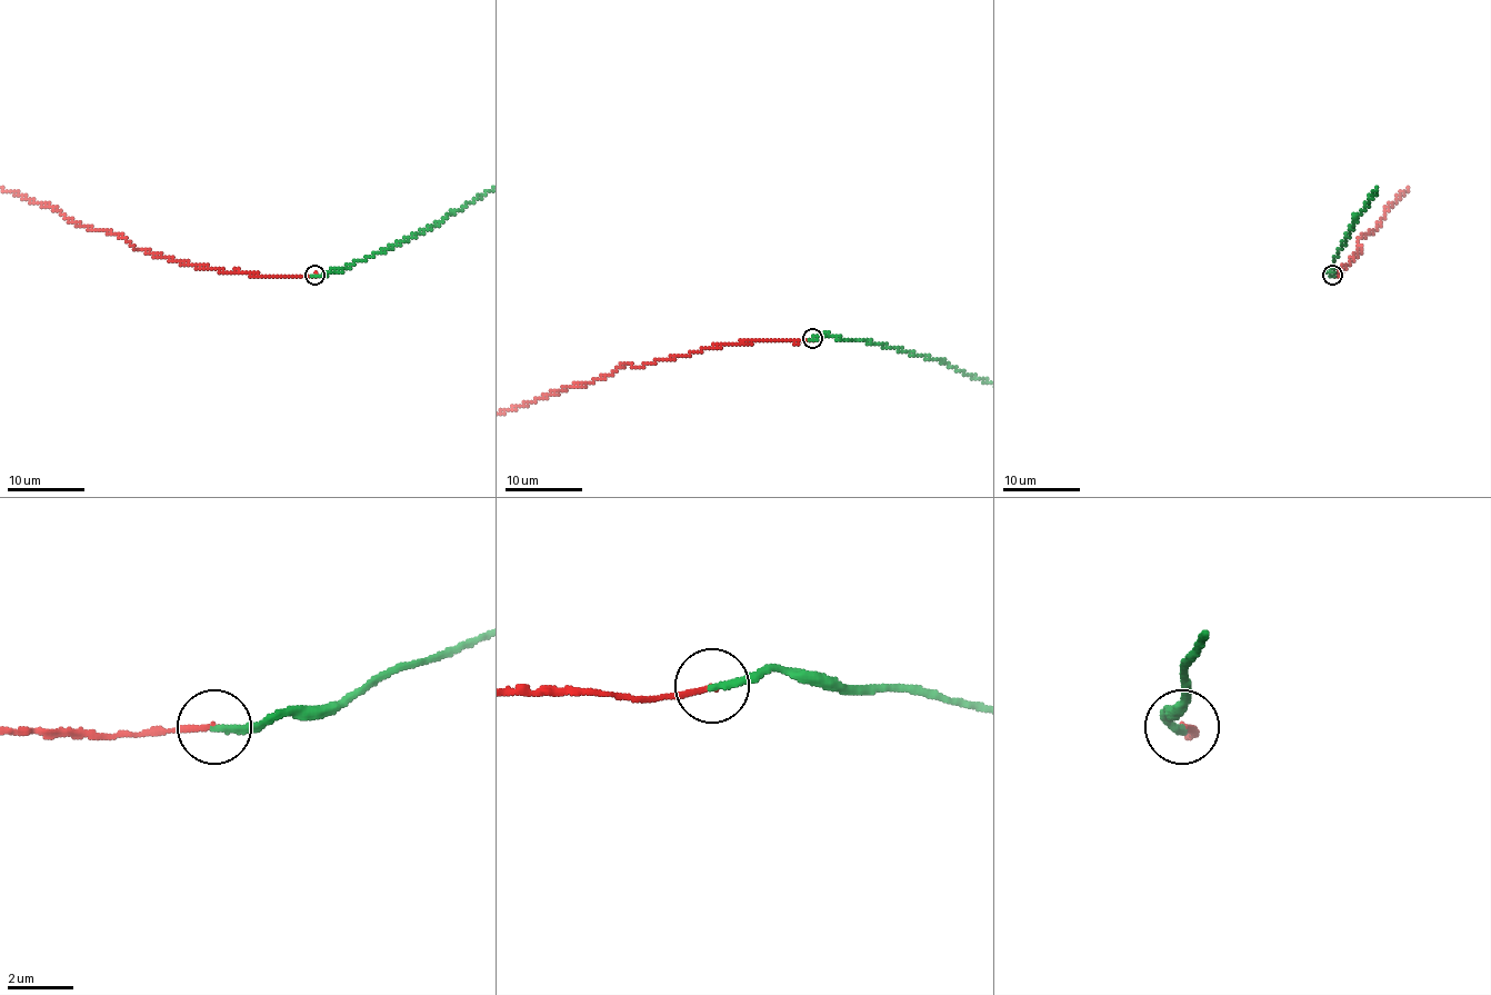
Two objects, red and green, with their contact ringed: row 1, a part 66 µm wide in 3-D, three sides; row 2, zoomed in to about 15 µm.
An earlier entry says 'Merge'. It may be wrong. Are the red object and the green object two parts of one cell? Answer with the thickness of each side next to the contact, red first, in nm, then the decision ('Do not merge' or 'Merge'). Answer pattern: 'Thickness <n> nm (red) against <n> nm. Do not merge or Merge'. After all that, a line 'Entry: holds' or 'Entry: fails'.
Thickness 170 nm (red) against 200 nm. Merge
Entry: holds

